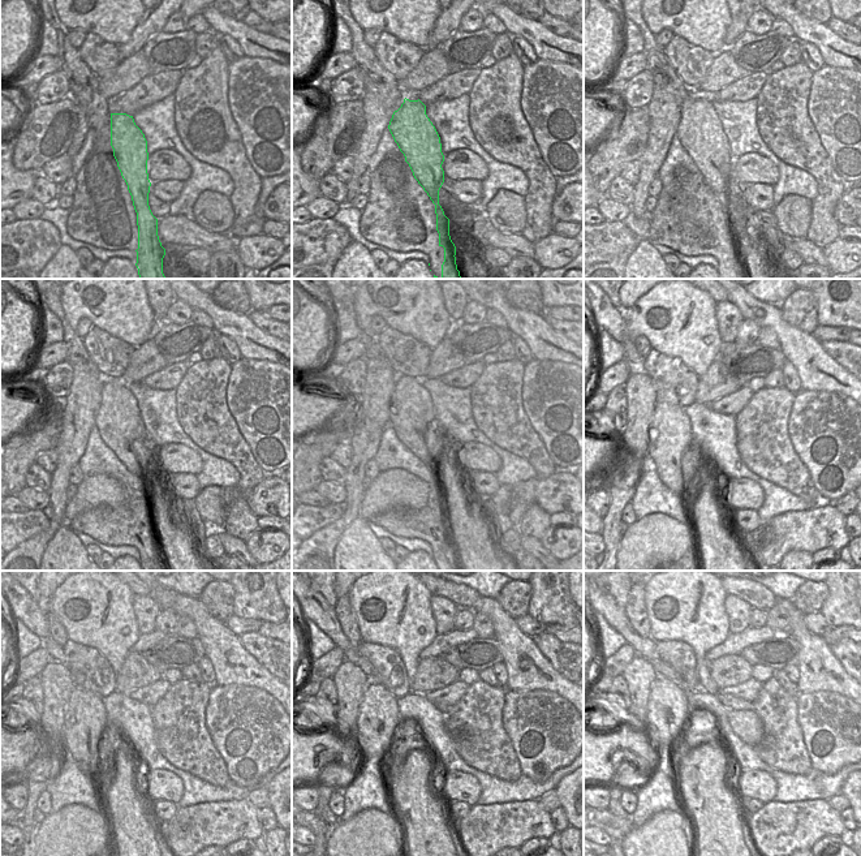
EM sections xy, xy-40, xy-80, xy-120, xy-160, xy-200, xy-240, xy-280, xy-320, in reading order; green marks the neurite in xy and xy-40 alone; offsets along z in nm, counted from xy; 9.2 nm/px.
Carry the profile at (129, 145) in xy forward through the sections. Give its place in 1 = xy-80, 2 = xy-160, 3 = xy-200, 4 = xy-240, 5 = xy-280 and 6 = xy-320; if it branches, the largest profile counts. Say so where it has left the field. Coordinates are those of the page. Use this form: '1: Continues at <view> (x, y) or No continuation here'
1: Continues at xy-80 (701, 132)
2: Continues at xy-160 (410, 411)
3: Continues at xy-200 (670, 434)
4: Continues at xy-240 (85, 715)
5: Continues at xy-280 (378, 717)
6: Continues at xy-320 (668, 715)

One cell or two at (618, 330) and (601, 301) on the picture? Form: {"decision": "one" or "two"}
{"decision": "one"}

